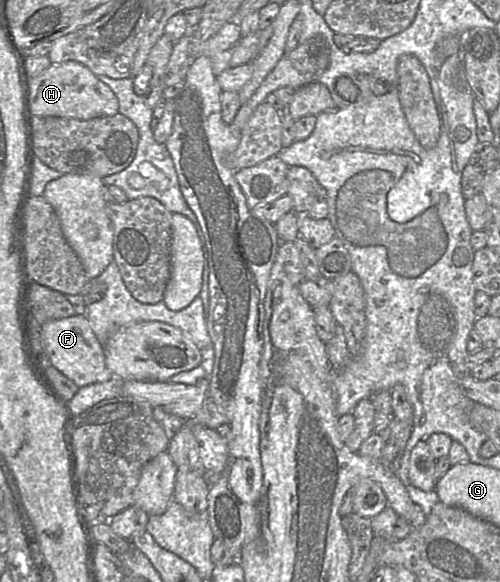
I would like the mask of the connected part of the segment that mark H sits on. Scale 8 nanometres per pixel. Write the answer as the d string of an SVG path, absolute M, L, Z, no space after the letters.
M75 60L51 63L38 76L28 78L31 116L57 116L88 120L119 113L119 101L112 89L85 65Z

